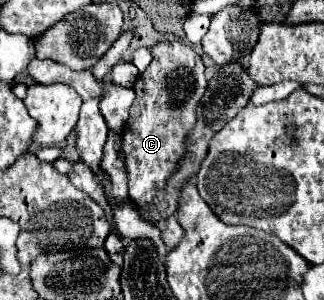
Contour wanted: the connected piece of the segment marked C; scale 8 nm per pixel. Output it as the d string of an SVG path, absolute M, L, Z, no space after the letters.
M178 40L158 42L150 48L150 52L152 52L150 66L134 82L136 100L130 108L130 118L124 126L126 130L122 136L129 196L136 206L152 204L152 196L156 196L156 192L164 188L168 176L172 176L172 172L176 170L176 164L184 158L184 136L192 130L192 124L196 124L196 104L200 102L200 96L206 92L206 86L208 86L208 80L204 74L204 62L192 50L192 46Z

